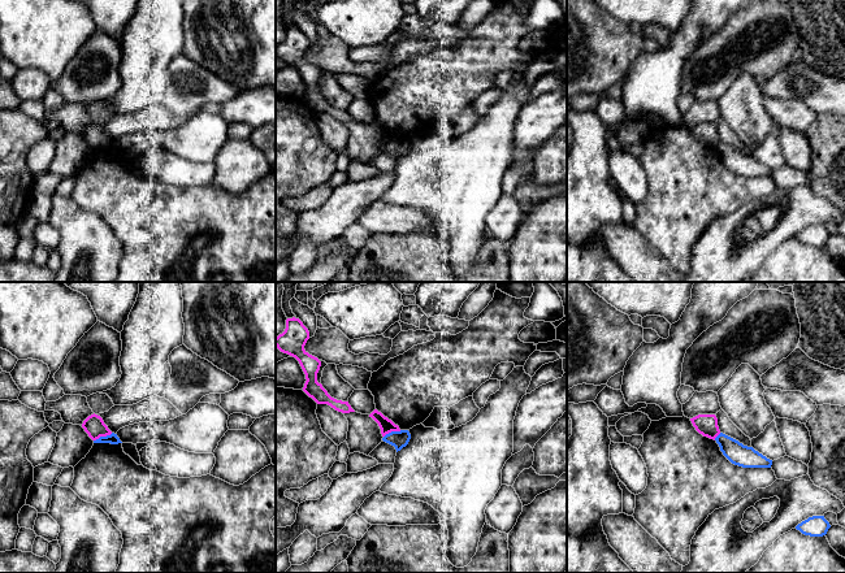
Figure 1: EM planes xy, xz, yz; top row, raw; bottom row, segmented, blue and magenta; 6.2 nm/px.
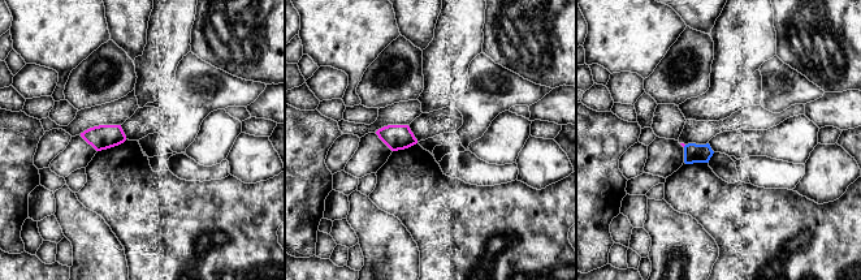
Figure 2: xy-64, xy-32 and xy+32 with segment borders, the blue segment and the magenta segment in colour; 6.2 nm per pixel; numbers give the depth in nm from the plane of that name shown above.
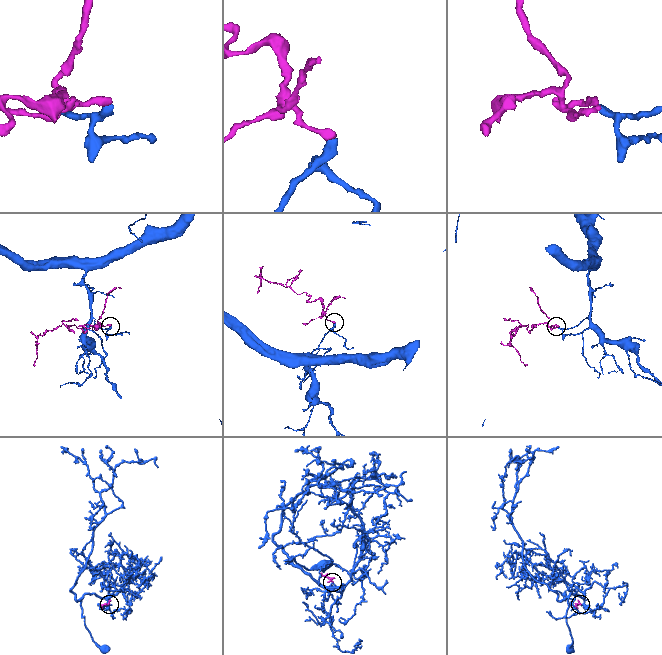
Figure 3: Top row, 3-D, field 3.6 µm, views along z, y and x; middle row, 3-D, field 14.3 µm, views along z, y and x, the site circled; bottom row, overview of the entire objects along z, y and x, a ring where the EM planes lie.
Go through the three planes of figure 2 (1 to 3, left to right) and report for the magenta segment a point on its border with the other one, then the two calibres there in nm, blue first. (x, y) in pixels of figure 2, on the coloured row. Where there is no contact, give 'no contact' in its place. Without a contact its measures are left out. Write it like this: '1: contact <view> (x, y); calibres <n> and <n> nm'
1: no contact
2: no contact
3: no contact

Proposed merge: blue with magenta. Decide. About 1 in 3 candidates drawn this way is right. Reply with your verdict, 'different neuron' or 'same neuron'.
different neuron

